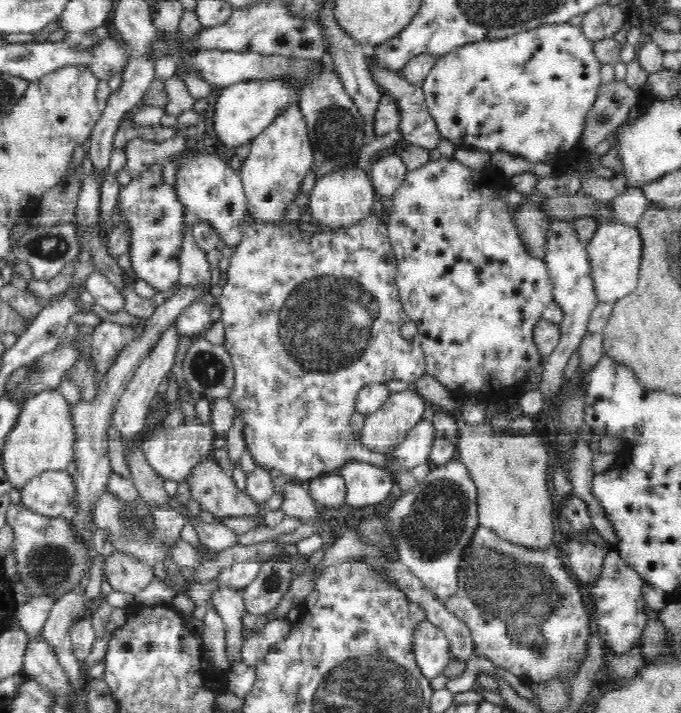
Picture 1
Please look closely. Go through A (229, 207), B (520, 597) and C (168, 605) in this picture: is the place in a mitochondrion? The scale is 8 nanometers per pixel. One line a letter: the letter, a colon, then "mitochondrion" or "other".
A: other
B: mitochondrion
C: other

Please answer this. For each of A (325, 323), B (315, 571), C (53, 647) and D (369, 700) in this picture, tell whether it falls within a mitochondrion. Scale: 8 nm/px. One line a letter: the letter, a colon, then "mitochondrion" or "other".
A: mitochondrion
B: other
C: other
D: mitochondrion

